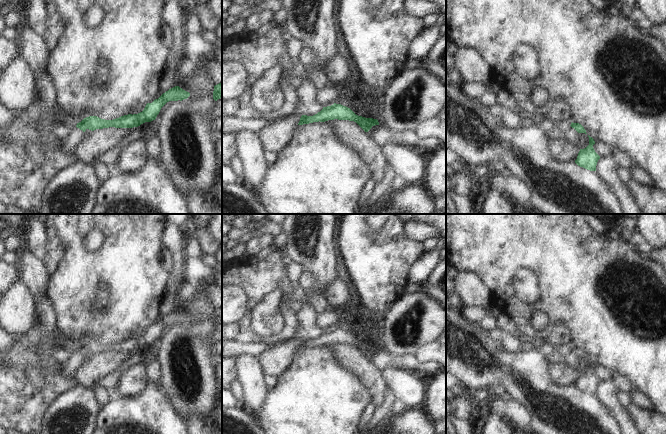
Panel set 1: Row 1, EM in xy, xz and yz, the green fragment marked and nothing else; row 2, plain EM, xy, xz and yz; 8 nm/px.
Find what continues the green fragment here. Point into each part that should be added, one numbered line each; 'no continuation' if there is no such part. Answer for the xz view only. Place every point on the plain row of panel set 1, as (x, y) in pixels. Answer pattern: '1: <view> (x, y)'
no continuation.

